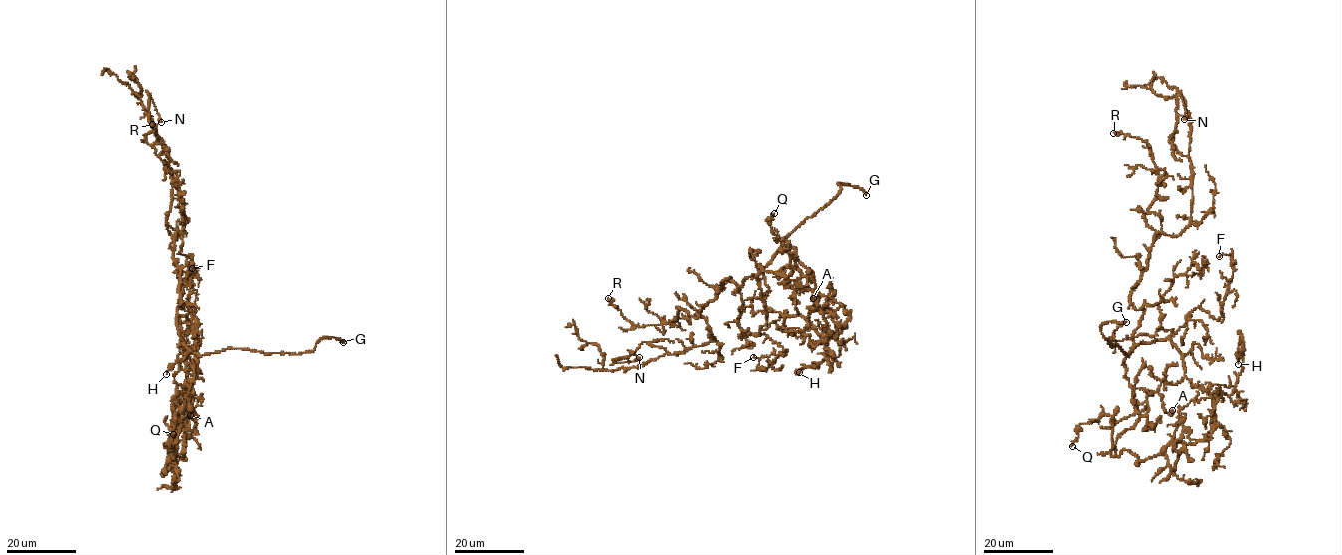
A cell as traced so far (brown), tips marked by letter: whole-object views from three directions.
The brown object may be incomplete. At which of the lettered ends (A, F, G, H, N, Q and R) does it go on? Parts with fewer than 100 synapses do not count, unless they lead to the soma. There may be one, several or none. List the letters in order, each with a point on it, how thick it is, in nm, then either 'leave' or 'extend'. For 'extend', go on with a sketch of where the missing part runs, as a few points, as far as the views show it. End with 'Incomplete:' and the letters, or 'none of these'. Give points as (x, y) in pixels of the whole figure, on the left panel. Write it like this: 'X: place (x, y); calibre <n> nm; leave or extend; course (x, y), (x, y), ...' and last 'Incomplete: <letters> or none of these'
A: place (190, 415); calibre 300 nm; leave
F: place (192, 268); calibre 120 nm; leave
G: place (343, 342); calibre 280 nm; extend; course (343, 342), (348, 343), (351, 359), (361, 360), (381, 370), (380, 367)
H: place (166, 374); calibre 140 nm; leave
N: place (161, 122); calibre 380 nm; leave
Q: place (173, 434); calibre 140 nm; leave
R: place (152, 124); calibre 180 nm; leave
Incomplete: G

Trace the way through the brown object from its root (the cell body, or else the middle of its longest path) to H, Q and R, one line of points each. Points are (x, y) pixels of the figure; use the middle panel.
H: (737, 291), (755, 276), (766, 307), (785, 316), (799, 314), (813, 325), (828, 355), (818, 367), (799, 372)
Q: (737, 291), (760, 265), (789, 279), (802, 275), (785, 250), (790, 247), (773, 234), (774, 213)
R: (737, 291), (736, 283), (724, 279), (697, 317), (679, 308), (672, 322), (634, 328), (608, 298)

